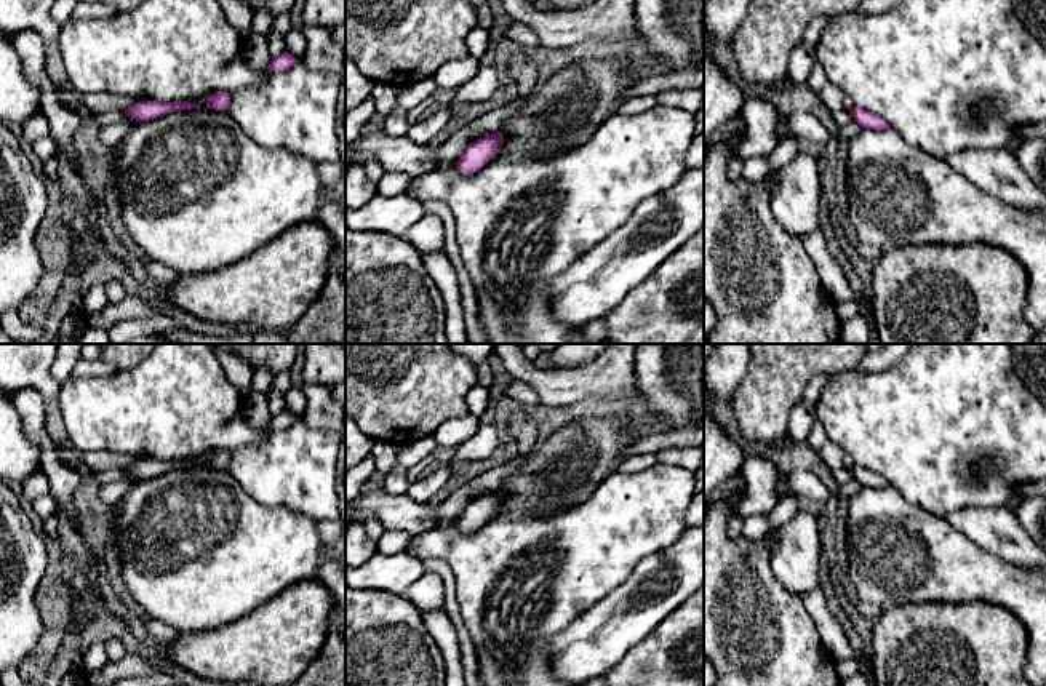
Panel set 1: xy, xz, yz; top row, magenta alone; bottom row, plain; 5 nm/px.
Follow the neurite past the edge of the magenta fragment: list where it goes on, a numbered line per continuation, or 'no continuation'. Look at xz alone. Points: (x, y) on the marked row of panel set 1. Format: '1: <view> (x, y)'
1: xz (455, 146)

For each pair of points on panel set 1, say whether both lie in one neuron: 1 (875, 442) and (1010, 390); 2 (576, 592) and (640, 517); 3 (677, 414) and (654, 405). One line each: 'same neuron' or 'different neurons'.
1: same neuron
2: same neuron
3: same neuron

